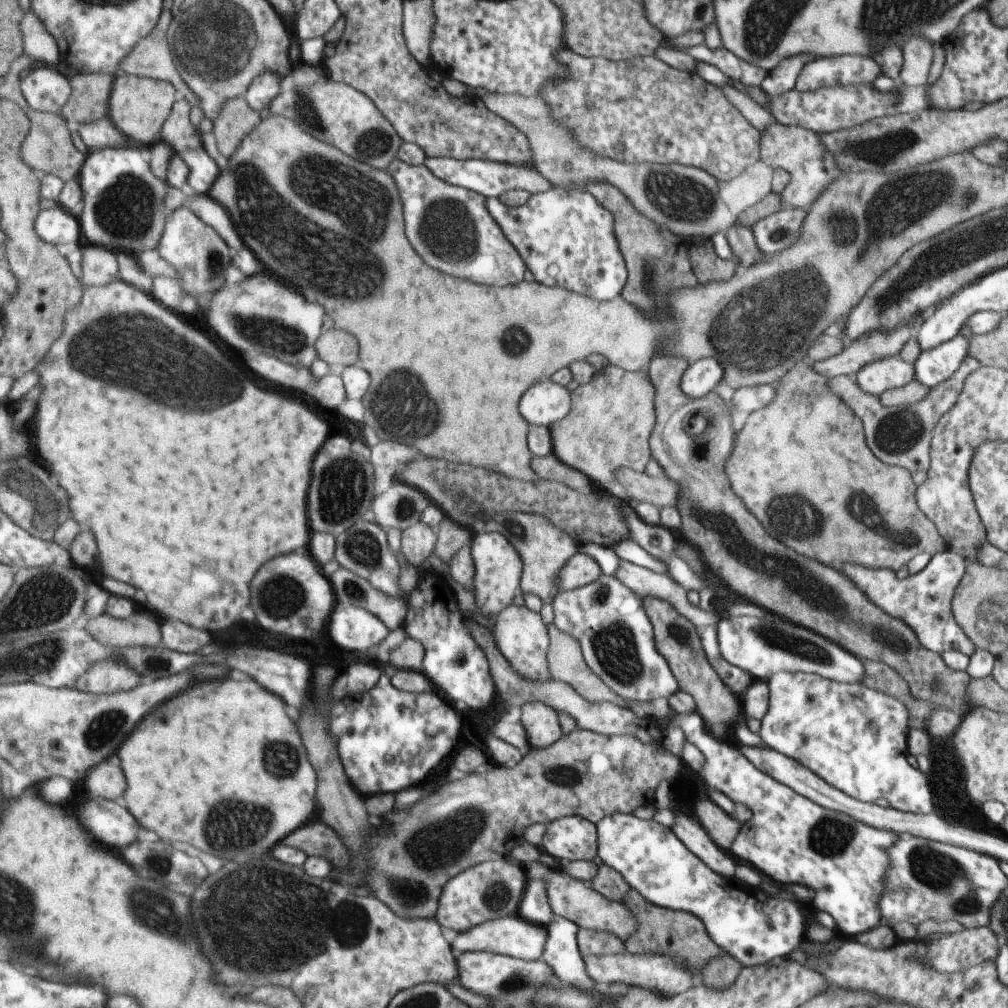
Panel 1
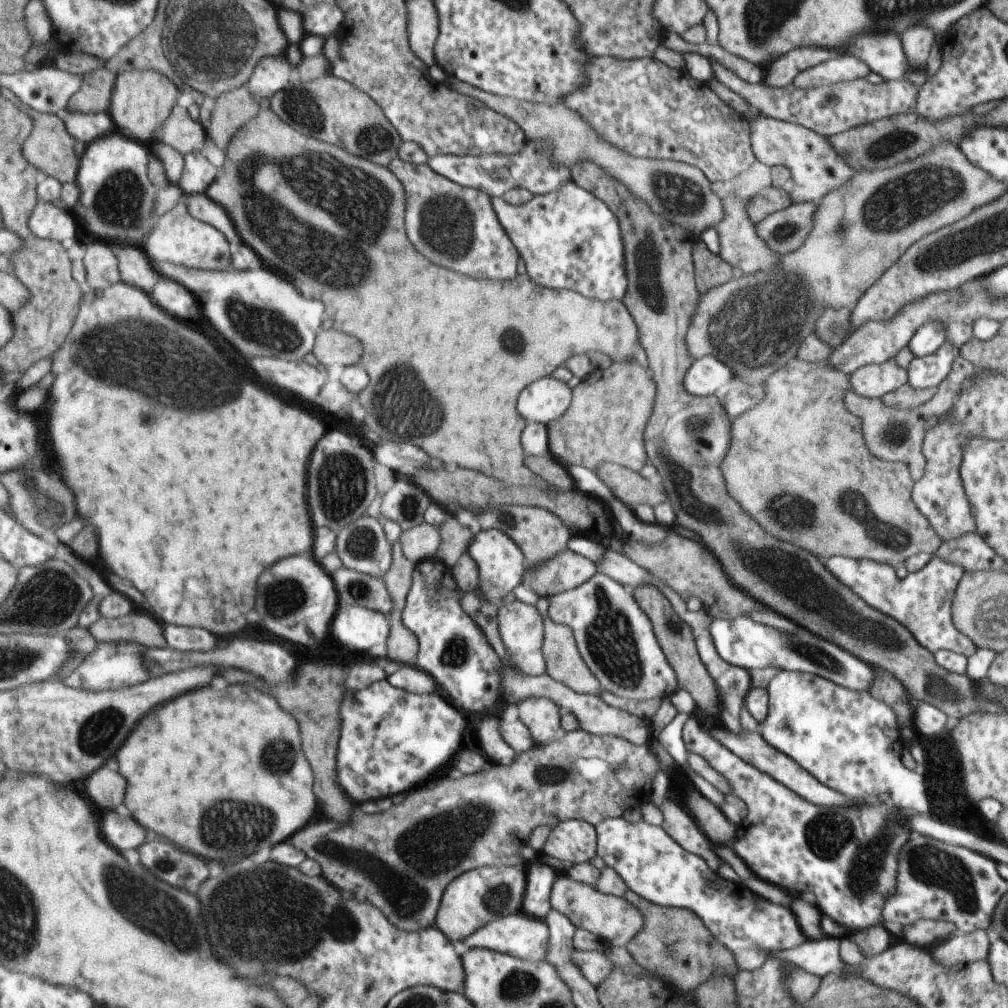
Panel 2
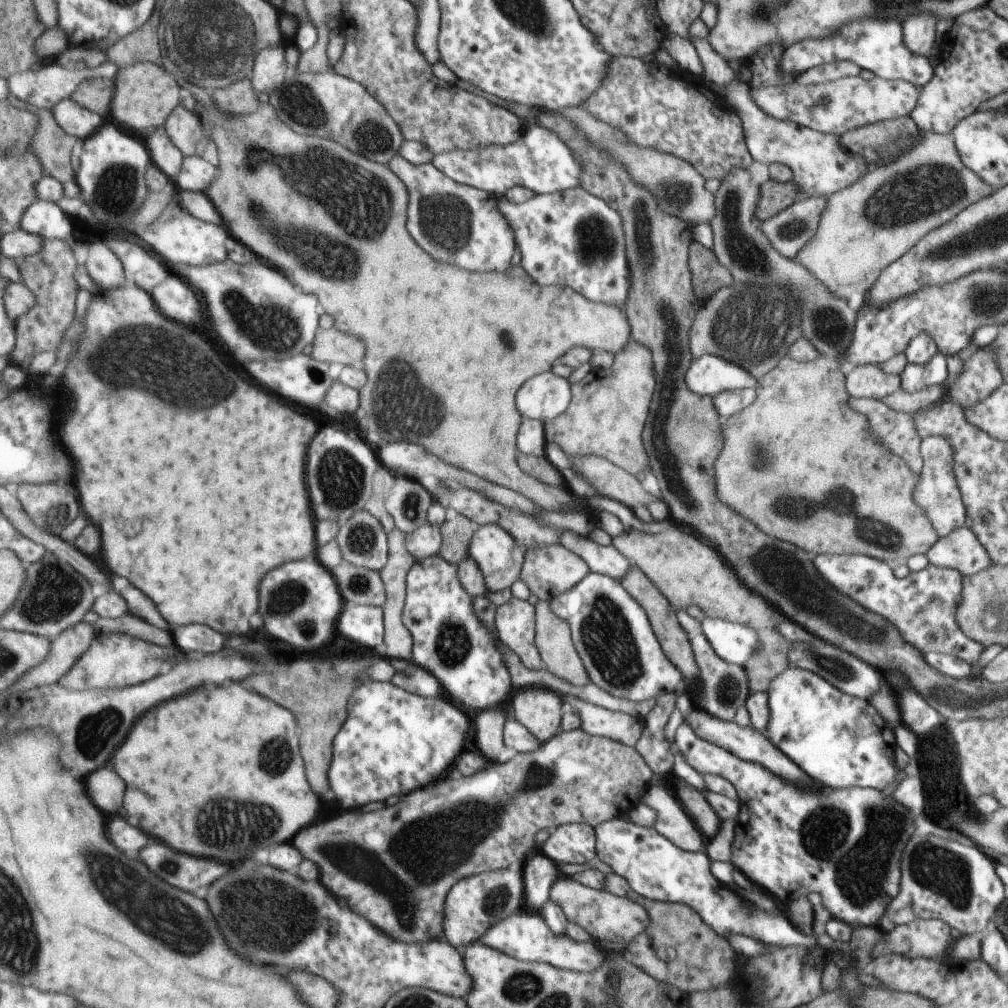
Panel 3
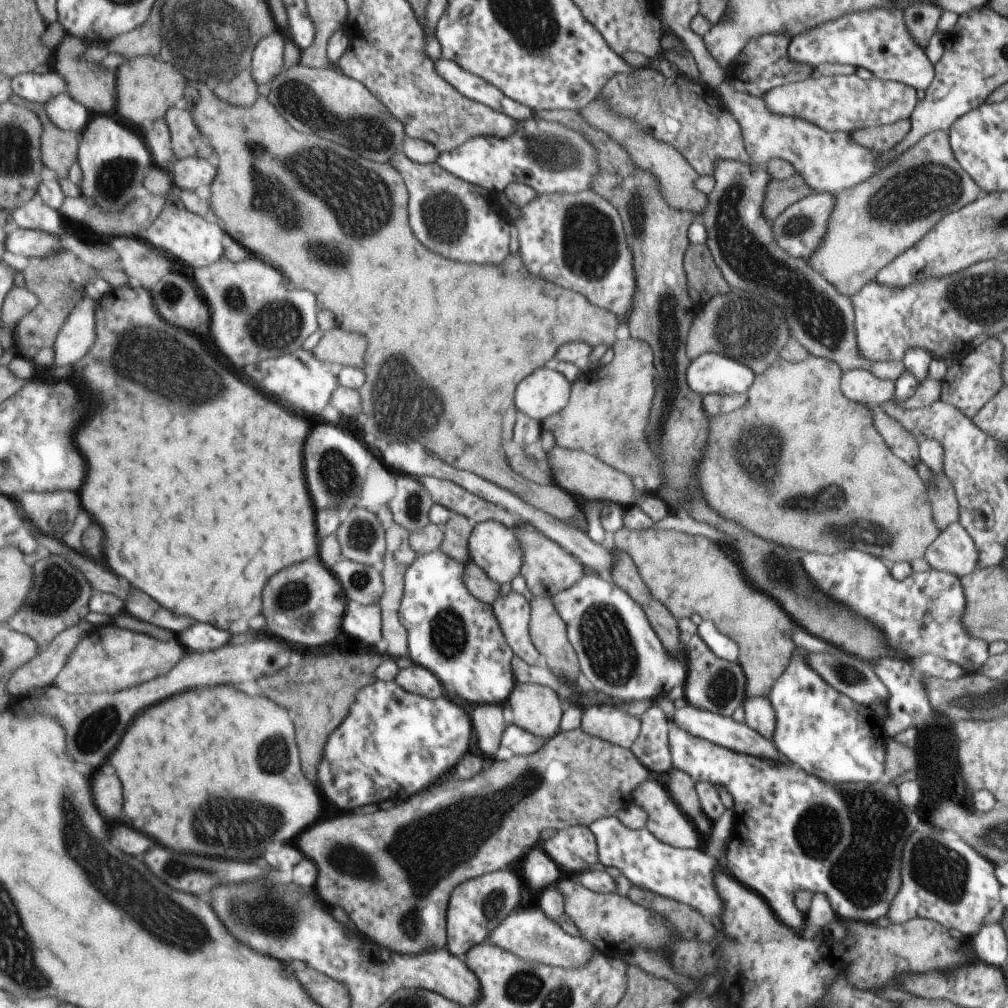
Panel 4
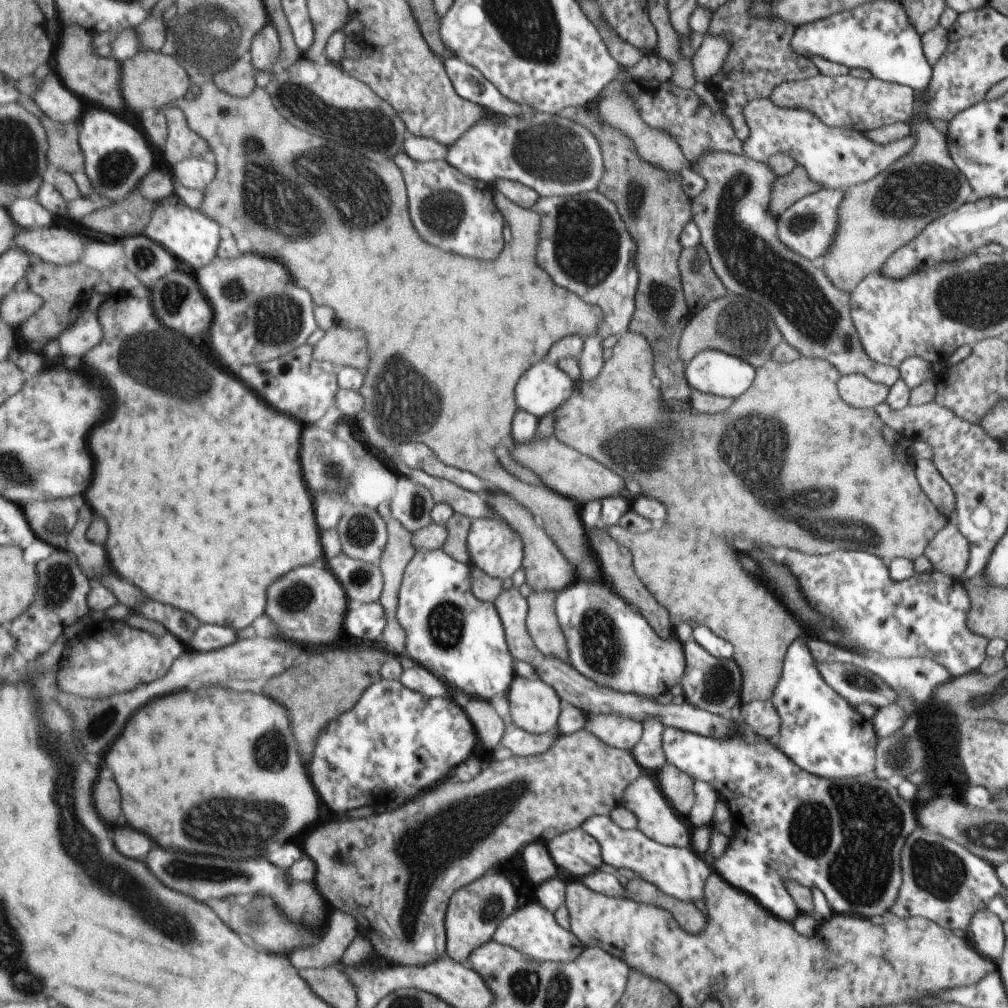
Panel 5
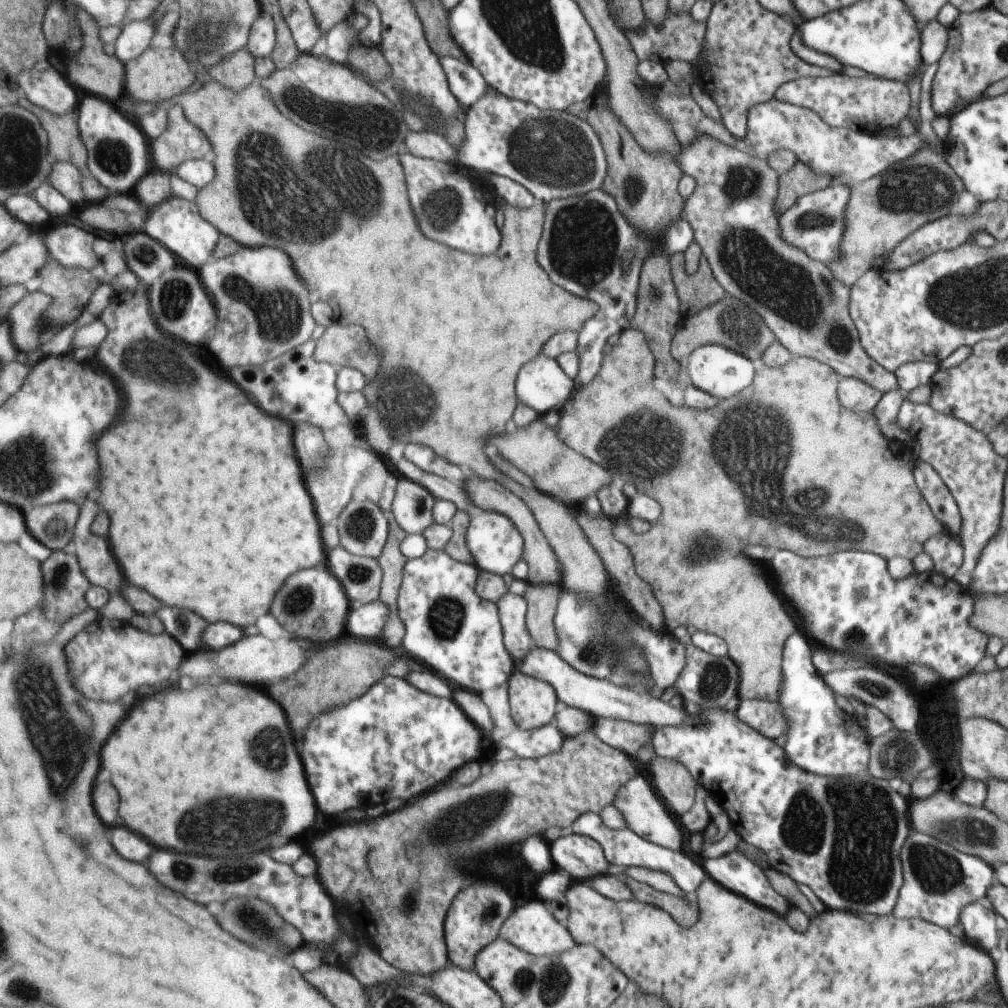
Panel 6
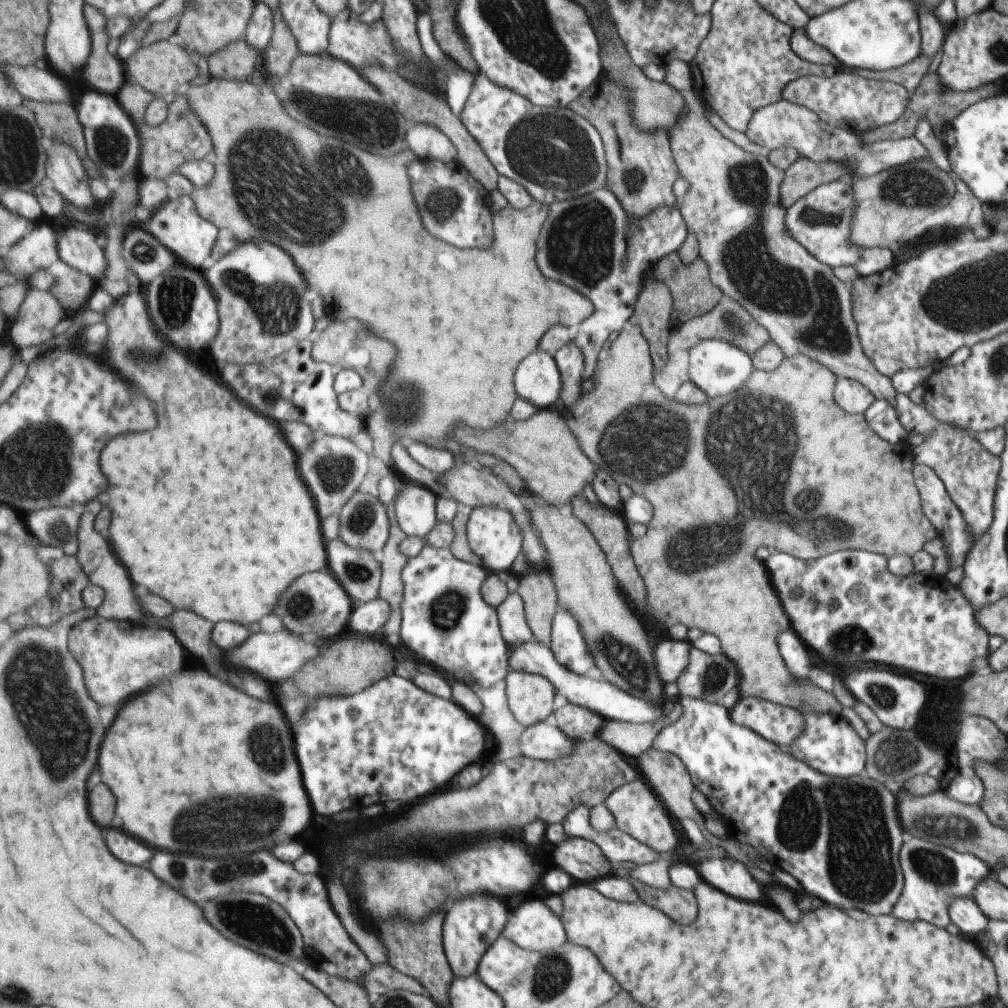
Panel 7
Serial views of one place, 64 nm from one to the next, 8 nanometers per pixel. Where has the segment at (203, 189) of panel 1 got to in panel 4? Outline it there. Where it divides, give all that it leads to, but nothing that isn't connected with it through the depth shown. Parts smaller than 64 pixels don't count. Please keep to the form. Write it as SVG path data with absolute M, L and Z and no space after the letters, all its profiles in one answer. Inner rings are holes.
M187 157L179 159L174 166L176 189L195 191L210 186L218 173L218 167L207 162L207 158Z

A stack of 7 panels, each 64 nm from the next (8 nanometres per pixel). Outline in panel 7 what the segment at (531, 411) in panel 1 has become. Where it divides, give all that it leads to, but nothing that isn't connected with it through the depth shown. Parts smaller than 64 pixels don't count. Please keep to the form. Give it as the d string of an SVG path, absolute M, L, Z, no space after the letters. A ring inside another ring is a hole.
M537 348L517 368L517 396L528 400L536 409L547 409L559 394L559 380L553 357Z

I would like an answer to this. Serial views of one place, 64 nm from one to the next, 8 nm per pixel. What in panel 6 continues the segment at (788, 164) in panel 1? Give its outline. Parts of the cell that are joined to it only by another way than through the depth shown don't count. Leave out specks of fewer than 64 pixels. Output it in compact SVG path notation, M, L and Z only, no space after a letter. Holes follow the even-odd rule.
M772 99L765 103L757 104L747 115L747 135L744 138L741 149L745 150L749 155L766 158L775 150L789 150L795 154L796 161L803 162L811 172L821 174L821 176L832 177L832 182L843 184L850 187L857 182L869 180L877 174L883 173L889 166L905 160L915 154L921 148L922 139L914 133L910 136L897 138L881 138L868 133L858 132L851 128L829 127L824 124L815 112L807 110L807 108L797 107L785 102L777 102Z

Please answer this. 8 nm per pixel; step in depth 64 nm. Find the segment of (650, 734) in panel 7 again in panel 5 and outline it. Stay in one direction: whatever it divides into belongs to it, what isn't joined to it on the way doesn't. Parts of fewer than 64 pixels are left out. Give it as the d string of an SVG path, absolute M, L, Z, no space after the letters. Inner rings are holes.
M586 714L583 729L599 738L604 744L631 751L641 737L641 723L615 714Z

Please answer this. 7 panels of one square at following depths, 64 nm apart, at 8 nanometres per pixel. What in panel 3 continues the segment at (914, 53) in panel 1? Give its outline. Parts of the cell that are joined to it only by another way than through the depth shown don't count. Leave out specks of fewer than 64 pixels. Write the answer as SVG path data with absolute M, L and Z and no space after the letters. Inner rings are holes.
M913 13L901 22L904 44L912 53L928 56L935 43L934 26L936 16L933 13Z

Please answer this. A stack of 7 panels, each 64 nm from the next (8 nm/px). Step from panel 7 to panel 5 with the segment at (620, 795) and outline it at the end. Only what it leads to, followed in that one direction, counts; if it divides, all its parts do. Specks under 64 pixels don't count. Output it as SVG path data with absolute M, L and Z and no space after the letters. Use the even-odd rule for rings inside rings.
M641 776L640 779L634 781L625 791L625 804L622 804L622 806L631 810L631 814L635 814L635 820L637 820L636 830L641 830L645 836L651 837L658 844L667 847L689 844L689 830L687 830L687 826L671 810L671 806L665 802L664 794L657 790L657 786L653 784L651 778Z

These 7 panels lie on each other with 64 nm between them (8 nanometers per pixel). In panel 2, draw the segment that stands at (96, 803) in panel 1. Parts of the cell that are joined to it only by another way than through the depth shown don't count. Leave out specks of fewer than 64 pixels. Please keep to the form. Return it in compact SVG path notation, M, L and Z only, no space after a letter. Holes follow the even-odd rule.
M107 812L103 818L103 834L119 850L137 850L147 840L145 828L117 812Z

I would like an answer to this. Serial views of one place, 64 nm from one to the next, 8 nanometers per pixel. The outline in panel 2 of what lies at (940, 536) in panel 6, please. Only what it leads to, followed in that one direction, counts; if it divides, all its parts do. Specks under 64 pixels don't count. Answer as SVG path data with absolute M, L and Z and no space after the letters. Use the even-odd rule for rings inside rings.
M976 532L941 541L931 556L949 564L961 565L964 572L992 571L1007 564Z

